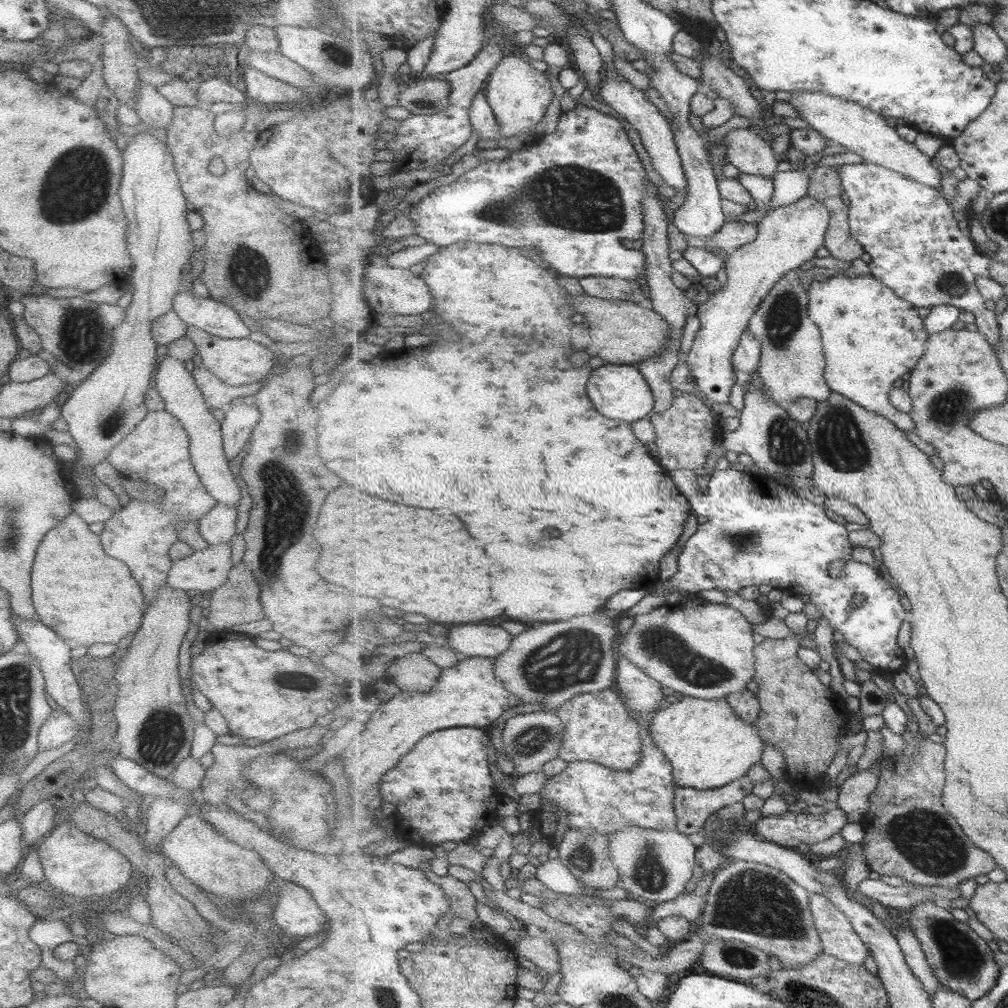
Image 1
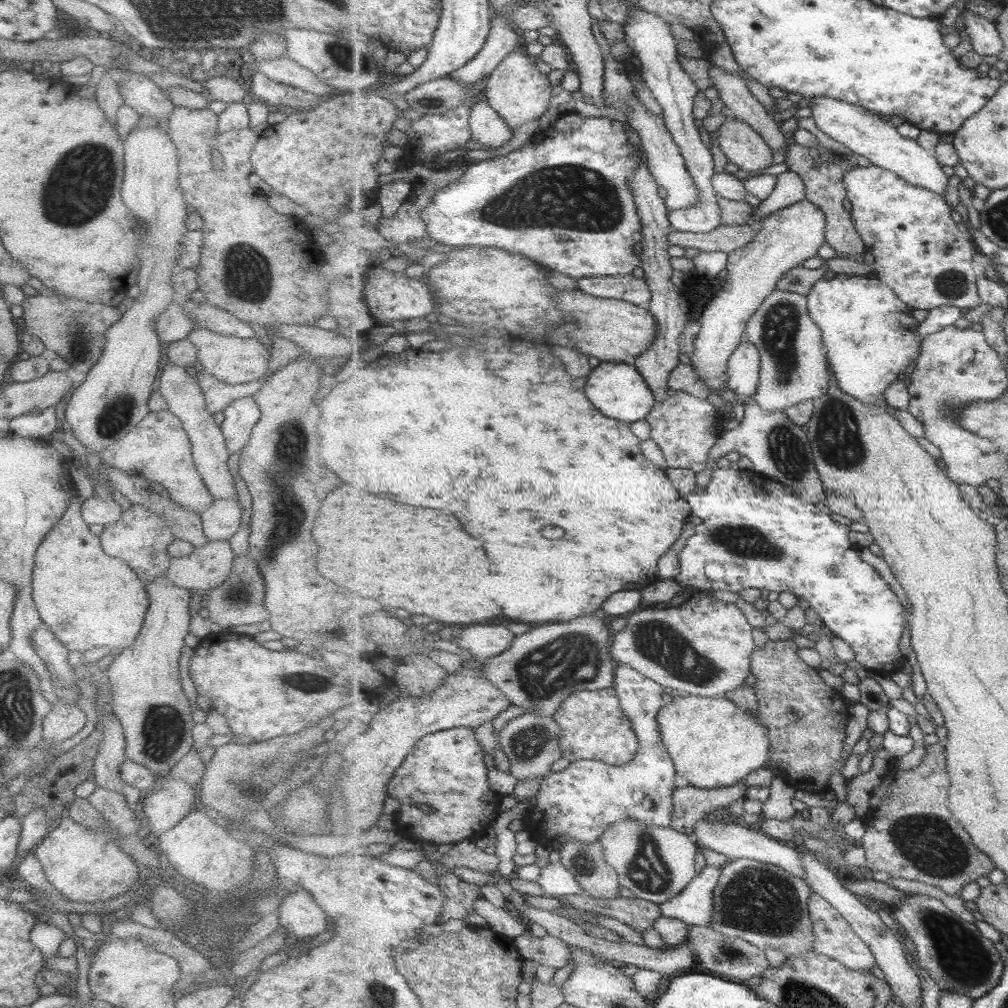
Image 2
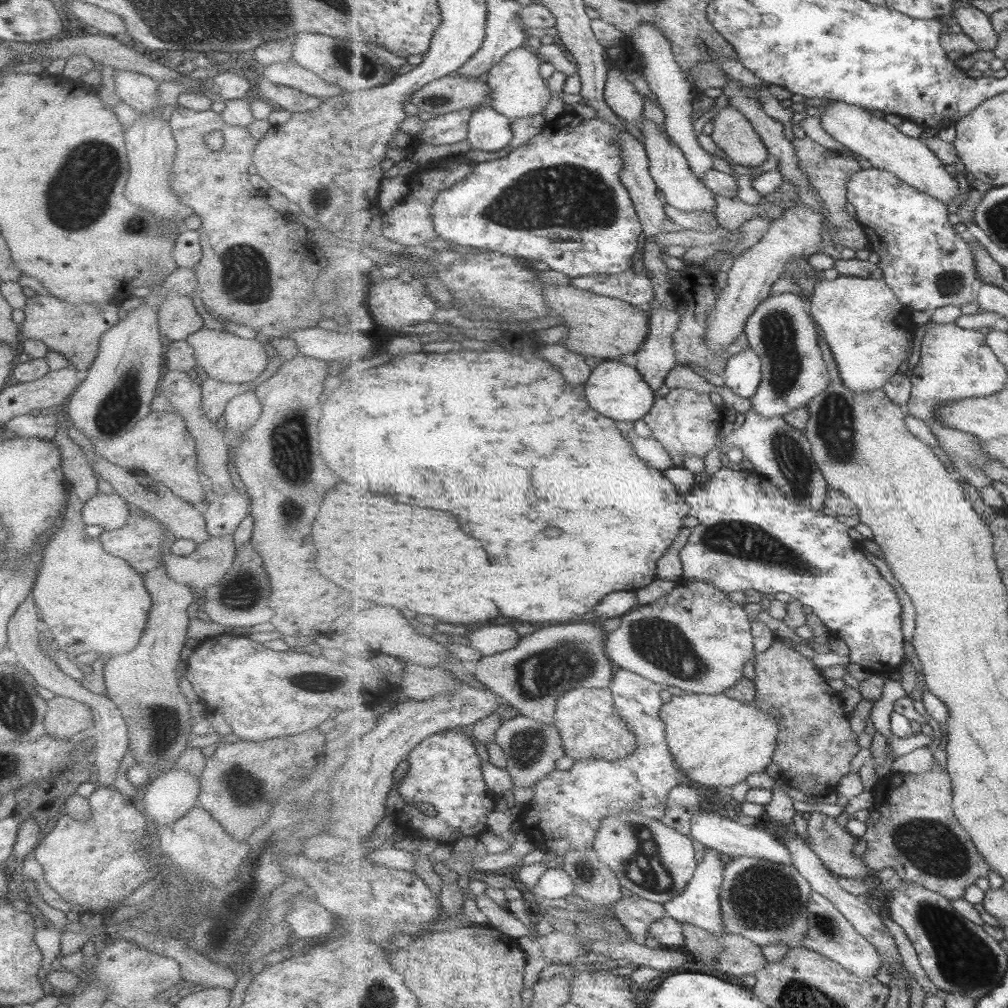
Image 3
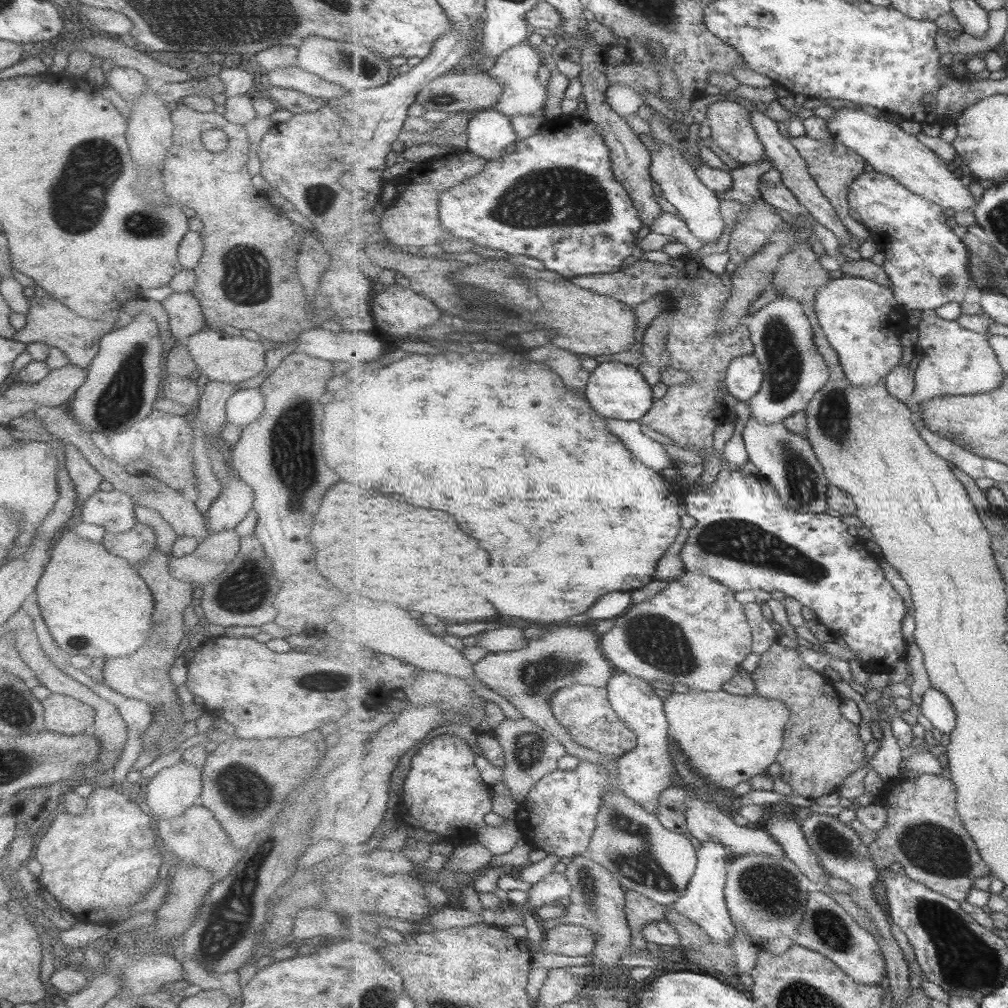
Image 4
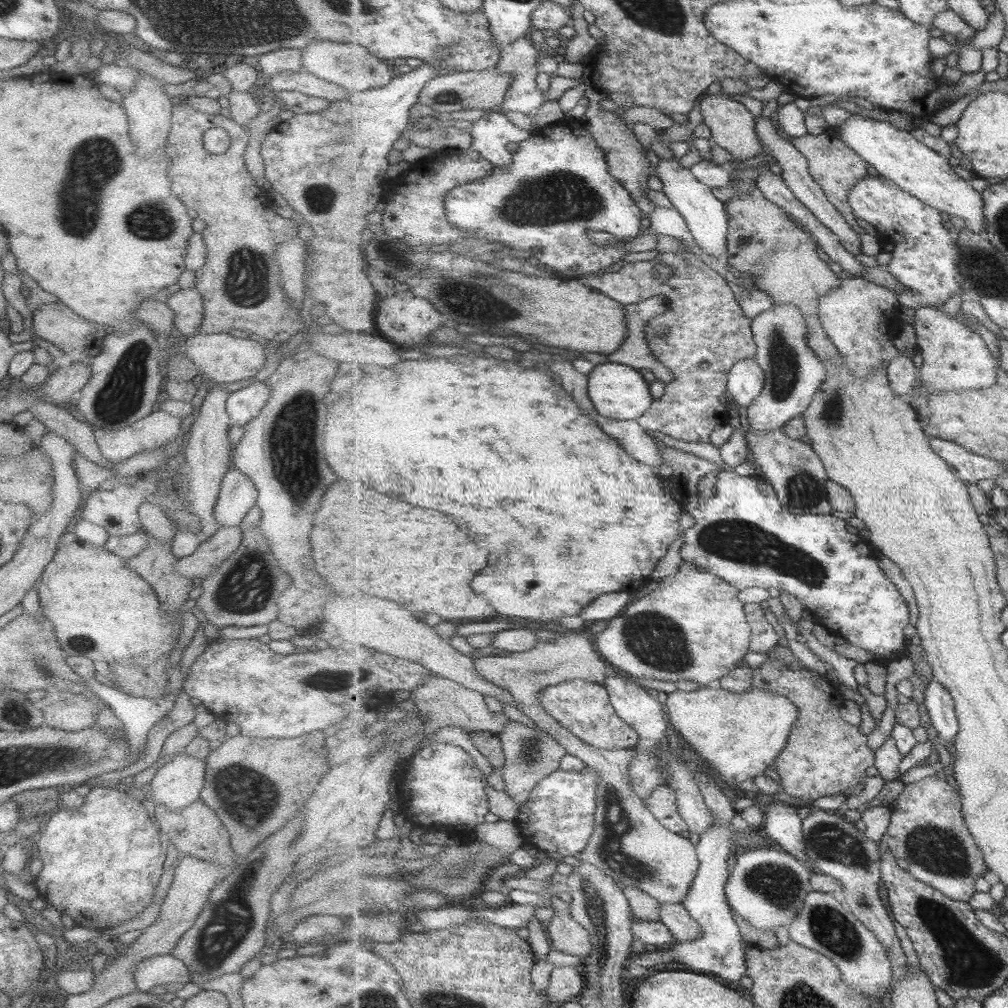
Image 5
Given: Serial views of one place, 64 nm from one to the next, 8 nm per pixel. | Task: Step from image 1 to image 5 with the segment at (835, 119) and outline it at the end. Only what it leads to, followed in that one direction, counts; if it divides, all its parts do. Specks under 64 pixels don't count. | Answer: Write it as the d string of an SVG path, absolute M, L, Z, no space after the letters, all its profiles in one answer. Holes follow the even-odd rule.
M861 114L852 115L833 130L840 132L846 144L879 174L896 182L903 190L914 194L940 211L965 220L966 228L971 231L981 235L983 232L986 233L984 214L986 201L982 193L973 190L970 181L957 173L946 156L938 154L925 143L919 142L912 131L897 128L889 122L873 120Z

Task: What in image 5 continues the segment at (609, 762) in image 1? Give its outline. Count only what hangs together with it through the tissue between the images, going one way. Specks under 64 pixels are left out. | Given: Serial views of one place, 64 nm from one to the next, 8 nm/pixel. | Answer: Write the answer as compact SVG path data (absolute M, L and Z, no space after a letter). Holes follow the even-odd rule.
M570 680L557 686L550 686L542 692L543 706L565 728L568 728L583 742L595 748L627 749L636 748L640 736L623 720L612 705L610 693L605 685L586 680Z

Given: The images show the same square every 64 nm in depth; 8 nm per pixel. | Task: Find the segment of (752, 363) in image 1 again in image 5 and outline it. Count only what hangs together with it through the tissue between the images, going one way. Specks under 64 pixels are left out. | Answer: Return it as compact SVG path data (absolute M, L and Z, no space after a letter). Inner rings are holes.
M755 359L739 361L727 374L727 392L735 403L748 408L765 386L765 371Z

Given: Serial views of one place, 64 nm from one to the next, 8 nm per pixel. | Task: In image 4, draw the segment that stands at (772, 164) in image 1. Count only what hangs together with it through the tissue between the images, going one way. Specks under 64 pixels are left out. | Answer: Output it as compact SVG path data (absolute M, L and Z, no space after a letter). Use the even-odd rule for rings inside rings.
M727 99L713 103L704 111L707 118L704 121L712 128L712 142L720 147L732 159L742 165L755 164L766 159L766 148L761 143L758 131L755 130L750 112L740 104L740 100Z

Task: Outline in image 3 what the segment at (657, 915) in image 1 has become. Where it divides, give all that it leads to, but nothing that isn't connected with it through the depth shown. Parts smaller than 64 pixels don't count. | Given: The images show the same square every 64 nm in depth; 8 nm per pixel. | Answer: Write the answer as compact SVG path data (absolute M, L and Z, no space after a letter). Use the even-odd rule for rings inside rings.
M702 849L705 853L703 861L699 863L693 880L687 885L685 892L681 896L672 898L664 904L668 916L676 918L680 922L690 922L695 926L710 930L716 935L724 935L724 924L720 907L720 886L724 881L726 865L719 858L719 853L712 849Z

